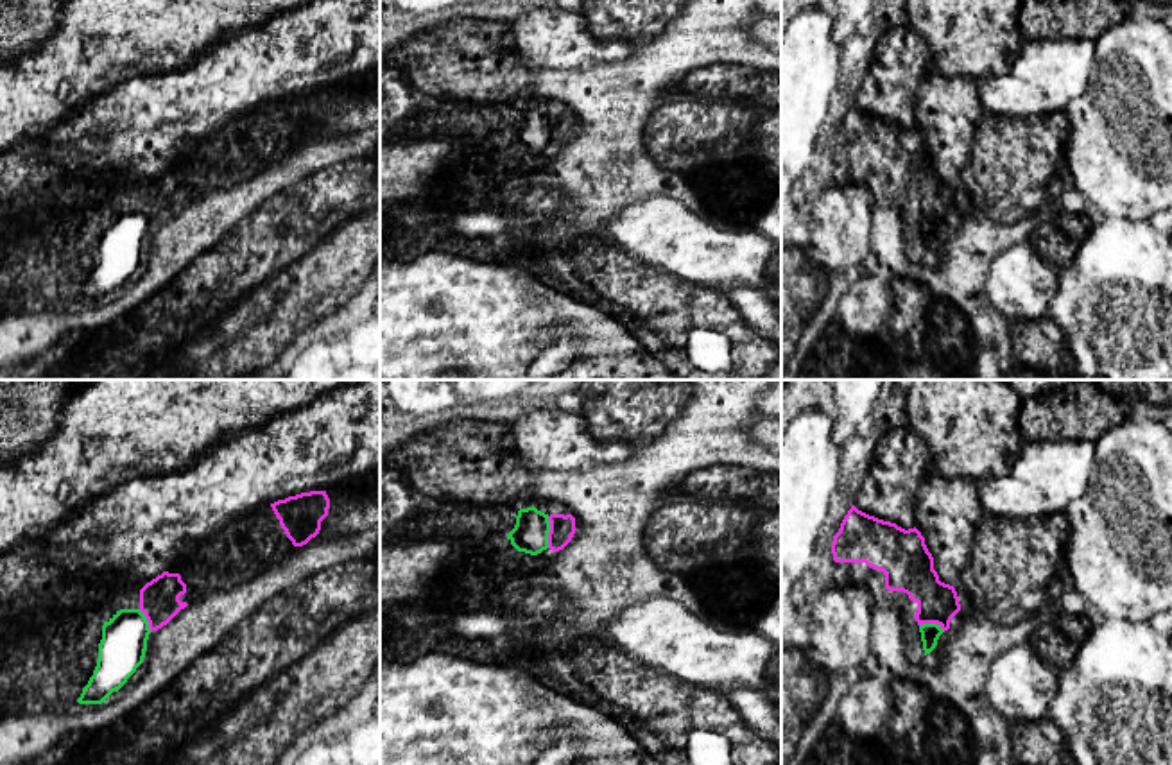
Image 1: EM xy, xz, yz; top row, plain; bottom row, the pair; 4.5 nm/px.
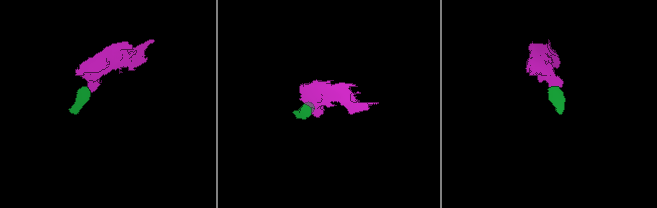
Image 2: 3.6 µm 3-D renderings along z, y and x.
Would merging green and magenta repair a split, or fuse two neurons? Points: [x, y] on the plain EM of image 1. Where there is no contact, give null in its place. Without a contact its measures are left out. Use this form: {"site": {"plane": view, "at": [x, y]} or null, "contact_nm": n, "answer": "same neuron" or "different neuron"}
{"site": {"plane": "xz", "at": [549, 129]}, "contact_nm": 140, "answer": "different neuron"}

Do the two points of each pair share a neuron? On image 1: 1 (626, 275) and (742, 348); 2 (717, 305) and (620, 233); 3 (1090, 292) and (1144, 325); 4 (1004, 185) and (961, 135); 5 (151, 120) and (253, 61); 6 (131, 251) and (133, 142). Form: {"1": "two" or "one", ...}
{"1": "one", "2": "two", "3": "one", "4": "two", "5": "one", "6": "two"}

